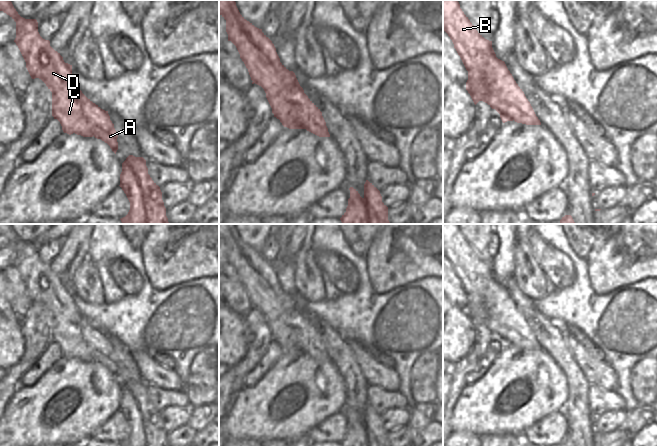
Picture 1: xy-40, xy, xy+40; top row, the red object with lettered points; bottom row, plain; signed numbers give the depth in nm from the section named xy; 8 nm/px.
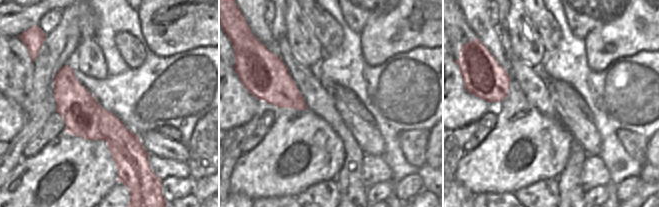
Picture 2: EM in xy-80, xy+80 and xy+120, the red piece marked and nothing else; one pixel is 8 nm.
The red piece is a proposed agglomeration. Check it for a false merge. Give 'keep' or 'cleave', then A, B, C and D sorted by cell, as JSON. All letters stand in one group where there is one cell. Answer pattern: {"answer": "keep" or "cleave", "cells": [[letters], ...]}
{"answer": "cleave", "cells": [["A"], ["B", "C", "D"]]}

